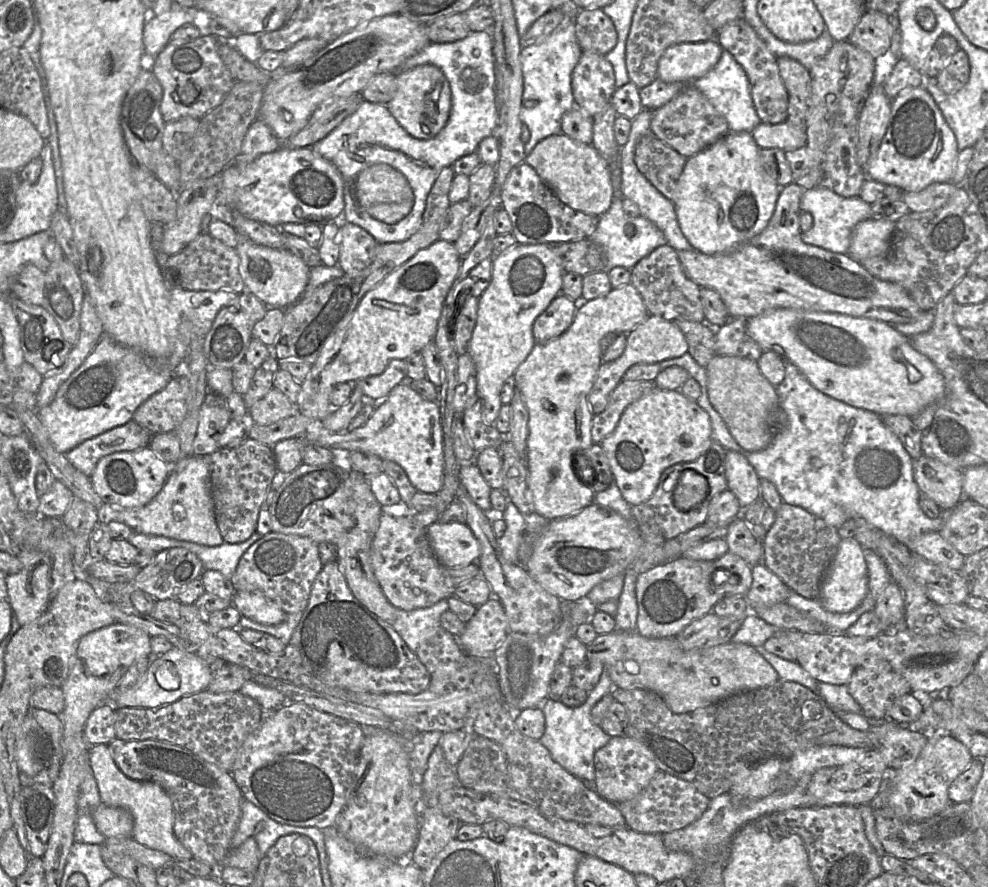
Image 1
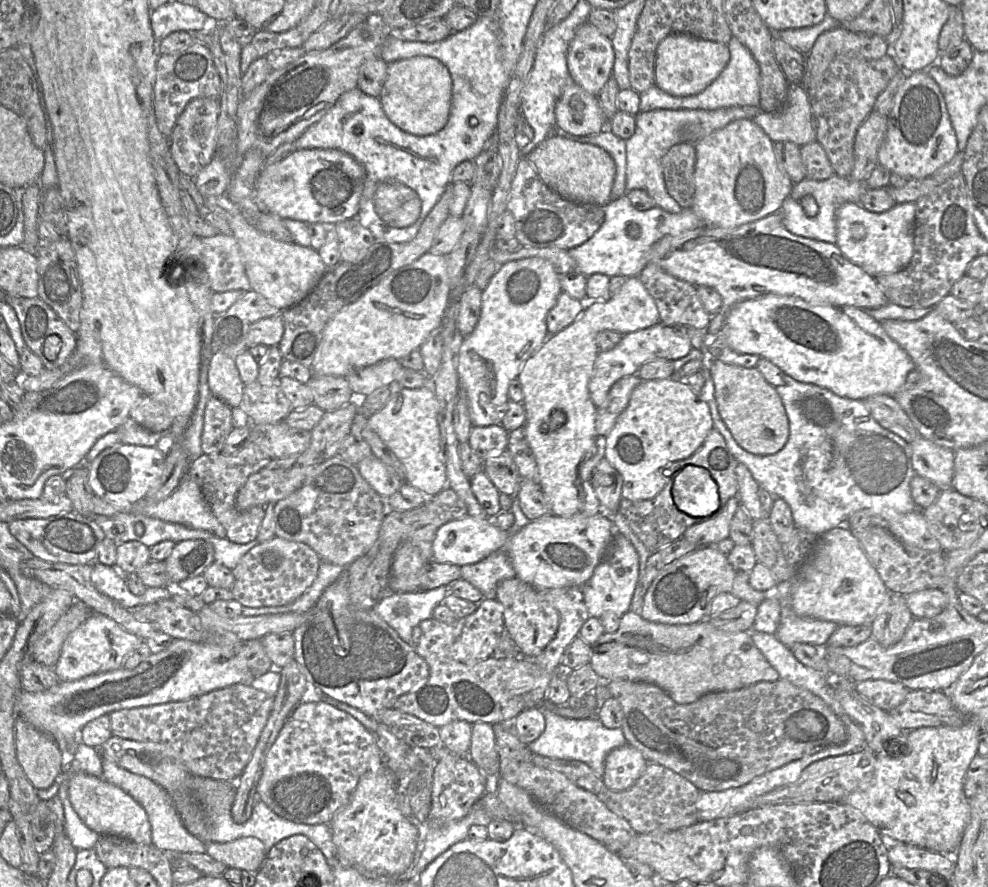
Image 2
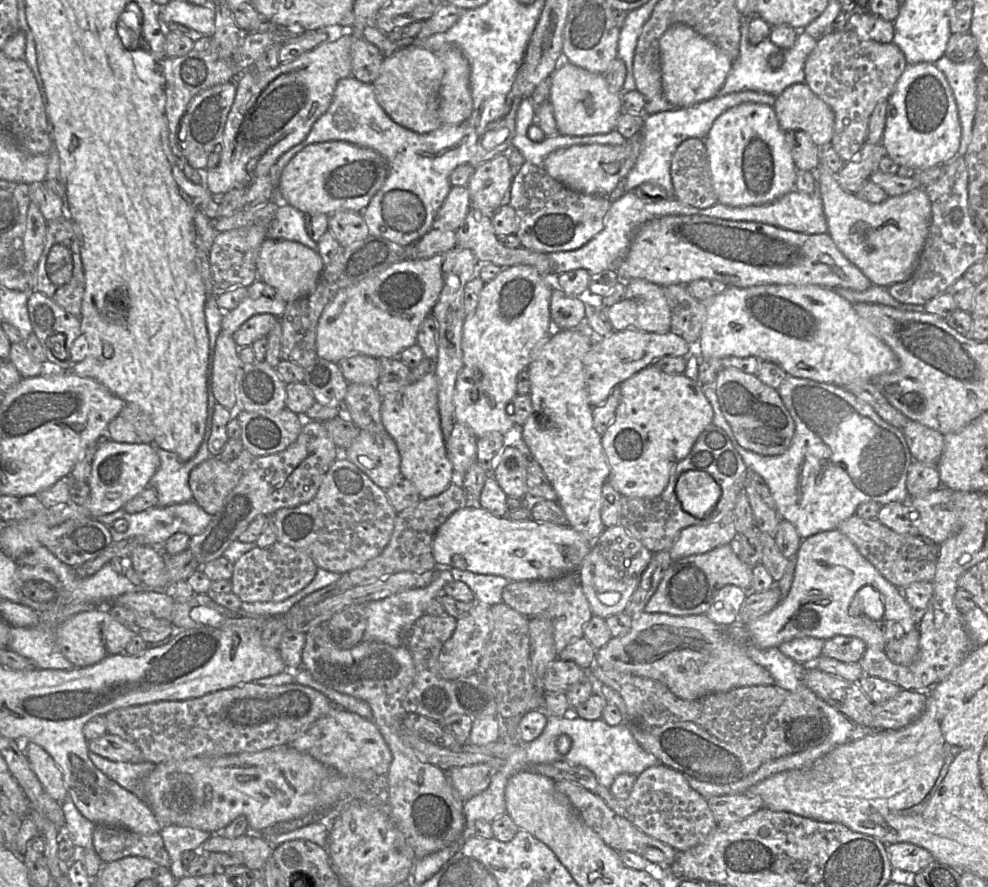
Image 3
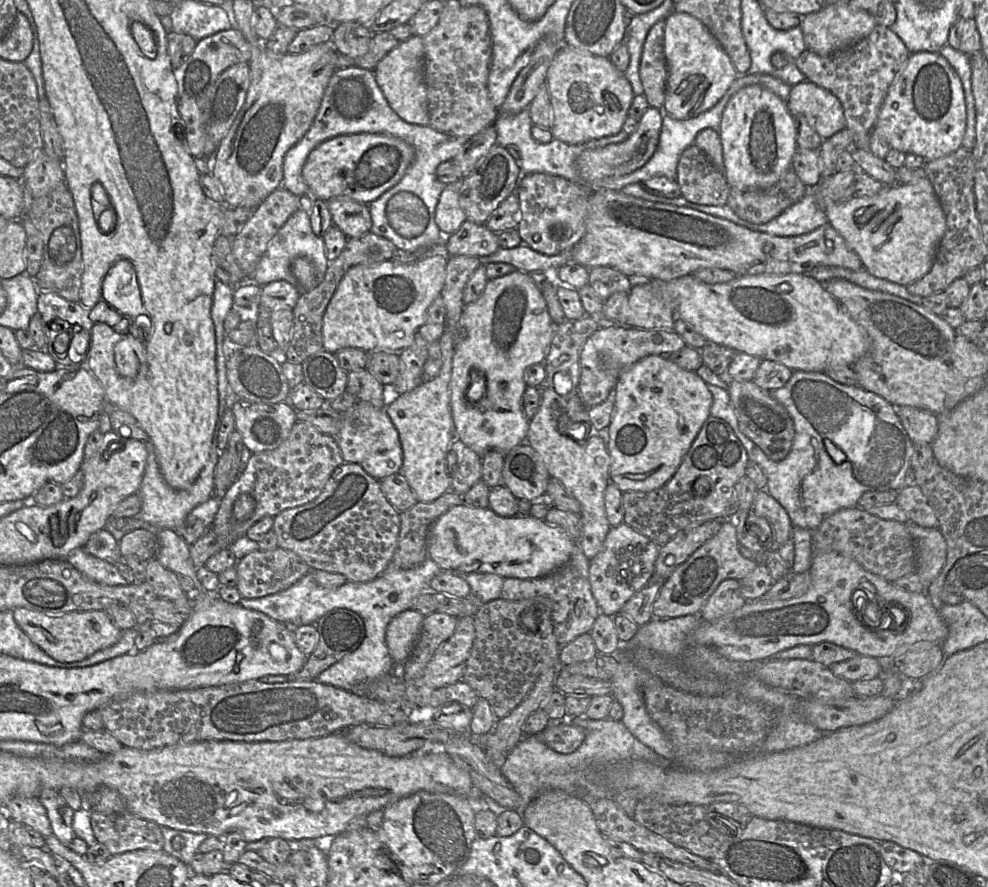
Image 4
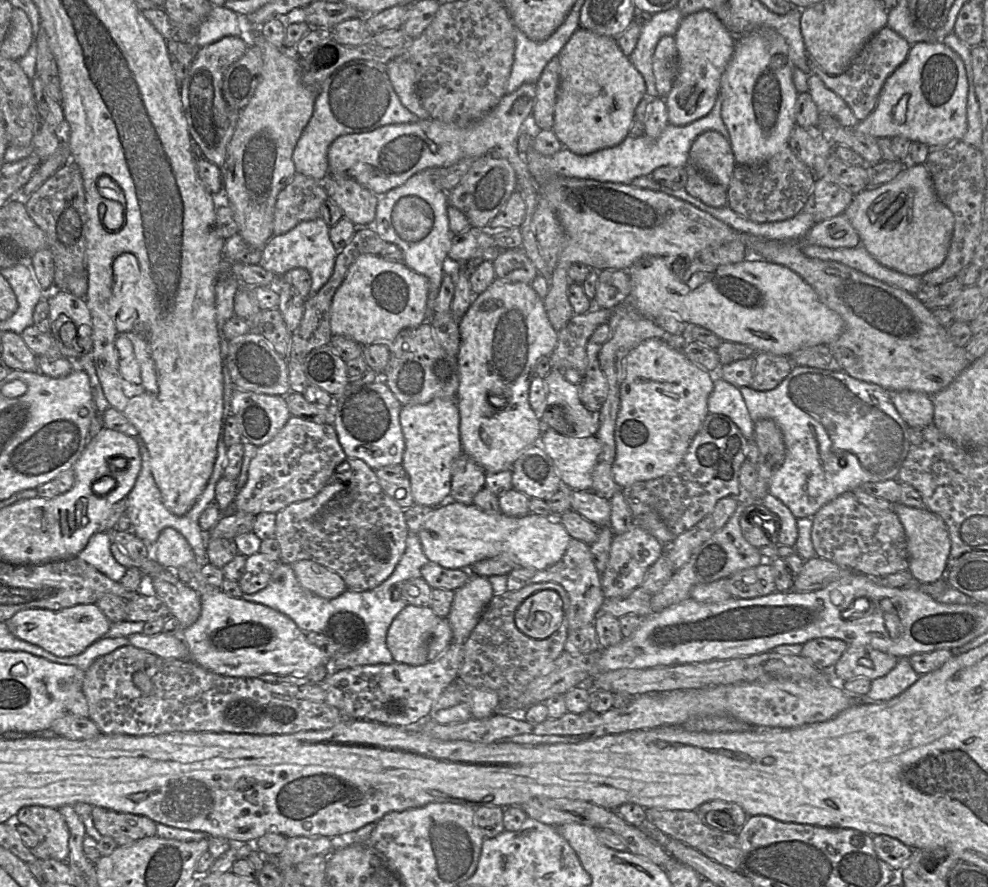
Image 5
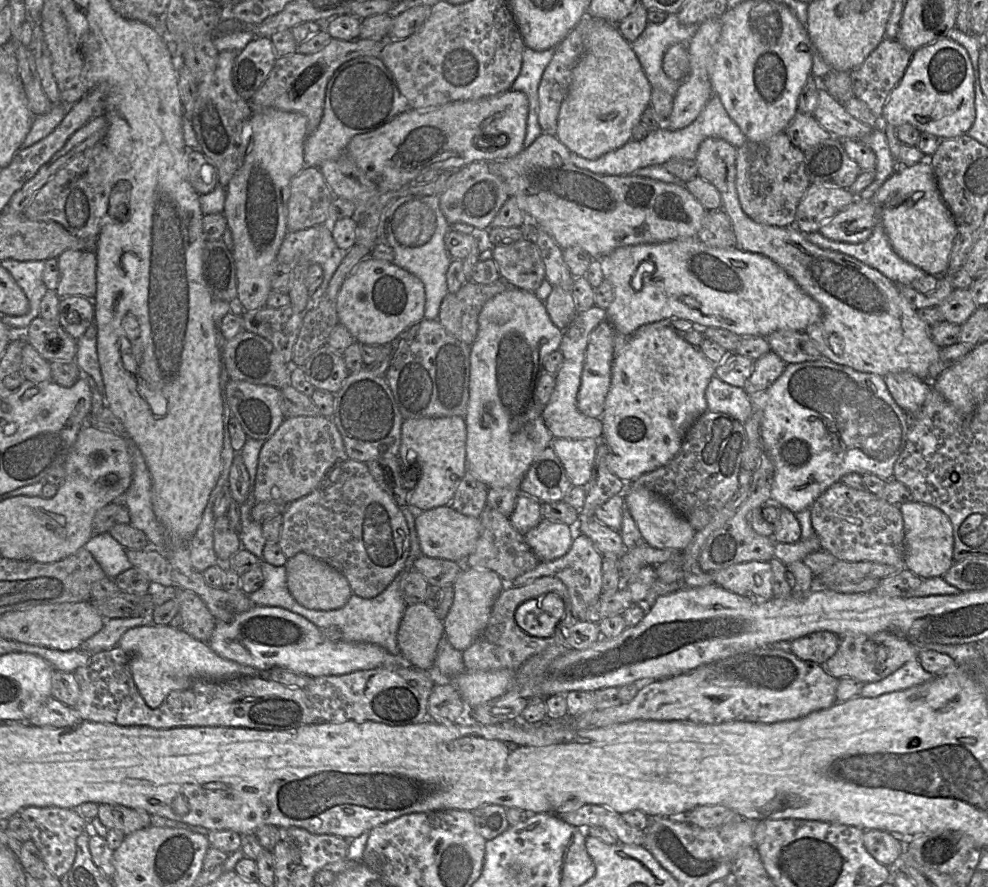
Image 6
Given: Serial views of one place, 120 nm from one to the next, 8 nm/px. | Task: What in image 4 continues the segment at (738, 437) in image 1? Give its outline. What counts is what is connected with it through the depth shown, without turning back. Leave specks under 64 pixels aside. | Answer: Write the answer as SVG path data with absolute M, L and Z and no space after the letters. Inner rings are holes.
M731 381L727 390L741 432L750 438L768 458L773 461L783 460L790 452L795 437L794 422L786 408L770 395L770 391L760 388L753 381Z

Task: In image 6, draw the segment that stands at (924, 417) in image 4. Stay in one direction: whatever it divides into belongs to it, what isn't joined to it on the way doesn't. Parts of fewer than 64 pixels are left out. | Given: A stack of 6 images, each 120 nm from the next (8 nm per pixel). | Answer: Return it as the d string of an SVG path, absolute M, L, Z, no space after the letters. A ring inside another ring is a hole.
M893 373L883 377L886 386L907 415L916 415L923 407L930 391L930 382L910 373Z

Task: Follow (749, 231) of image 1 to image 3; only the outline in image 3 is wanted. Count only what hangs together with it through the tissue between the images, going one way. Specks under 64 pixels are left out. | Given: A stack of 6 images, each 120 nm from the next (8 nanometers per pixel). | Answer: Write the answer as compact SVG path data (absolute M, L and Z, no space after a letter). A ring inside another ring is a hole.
M746 102L726 110L704 139L718 203L763 205L795 189L797 168L772 106Z

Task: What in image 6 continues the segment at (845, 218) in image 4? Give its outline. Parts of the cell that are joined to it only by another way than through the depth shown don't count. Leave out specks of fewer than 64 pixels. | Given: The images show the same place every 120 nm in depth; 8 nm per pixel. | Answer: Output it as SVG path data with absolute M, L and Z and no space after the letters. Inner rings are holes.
M929 159L909 167L898 167L871 199L895 253L904 261L937 277L948 270L949 256L956 236L952 213L937 187Z

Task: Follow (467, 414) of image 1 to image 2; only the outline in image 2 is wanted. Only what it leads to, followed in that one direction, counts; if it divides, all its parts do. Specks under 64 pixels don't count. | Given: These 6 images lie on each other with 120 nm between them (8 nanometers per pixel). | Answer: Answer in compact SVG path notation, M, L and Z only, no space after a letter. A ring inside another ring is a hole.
M502 425L473 426L468 442L475 454L485 461L507 449L509 433Z

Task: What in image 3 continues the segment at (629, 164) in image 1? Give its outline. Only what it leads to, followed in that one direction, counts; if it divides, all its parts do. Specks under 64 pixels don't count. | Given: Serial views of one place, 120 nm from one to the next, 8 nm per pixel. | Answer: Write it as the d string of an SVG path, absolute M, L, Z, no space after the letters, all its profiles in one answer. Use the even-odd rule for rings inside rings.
M746 90L730 93L686 108L676 108L660 111L644 117L641 134L641 150L637 161L625 178L625 190L633 191L642 183L652 183L662 187L669 198L674 198L674 188L671 178L671 161L677 147L689 138L705 139L717 118L726 110L742 103L752 102L773 106L776 96Z

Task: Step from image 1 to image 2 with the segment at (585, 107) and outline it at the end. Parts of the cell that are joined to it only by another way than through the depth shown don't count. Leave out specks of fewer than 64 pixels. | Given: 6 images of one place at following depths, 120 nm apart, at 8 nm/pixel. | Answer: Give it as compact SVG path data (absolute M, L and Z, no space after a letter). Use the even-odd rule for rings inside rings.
M588 21L581 24L567 51L567 67L572 80L598 97L613 75L614 63L612 39Z

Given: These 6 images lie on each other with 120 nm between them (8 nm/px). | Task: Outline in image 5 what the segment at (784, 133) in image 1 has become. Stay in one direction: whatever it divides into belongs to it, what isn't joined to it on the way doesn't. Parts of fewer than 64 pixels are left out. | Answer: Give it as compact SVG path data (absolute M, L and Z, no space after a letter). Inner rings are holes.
M808 75L807 86L807 92L811 95L819 113L831 115L843 126L854 127L859 124L846 102L828 89L818 76Z

